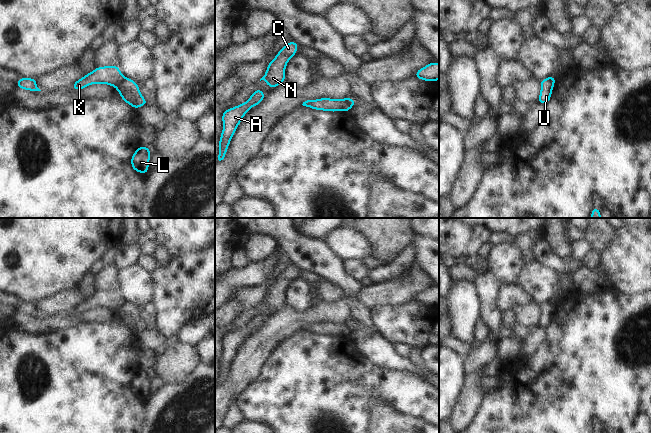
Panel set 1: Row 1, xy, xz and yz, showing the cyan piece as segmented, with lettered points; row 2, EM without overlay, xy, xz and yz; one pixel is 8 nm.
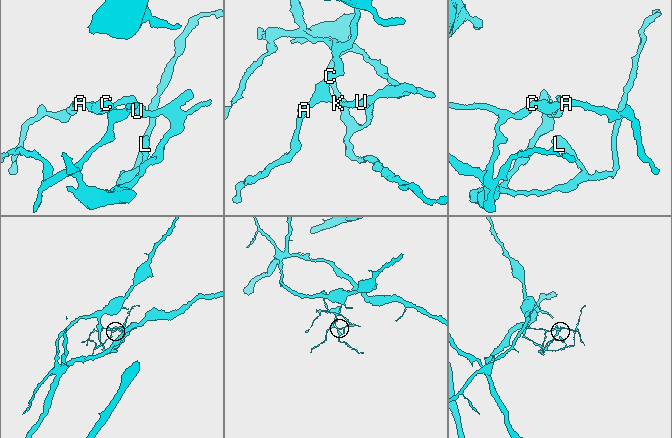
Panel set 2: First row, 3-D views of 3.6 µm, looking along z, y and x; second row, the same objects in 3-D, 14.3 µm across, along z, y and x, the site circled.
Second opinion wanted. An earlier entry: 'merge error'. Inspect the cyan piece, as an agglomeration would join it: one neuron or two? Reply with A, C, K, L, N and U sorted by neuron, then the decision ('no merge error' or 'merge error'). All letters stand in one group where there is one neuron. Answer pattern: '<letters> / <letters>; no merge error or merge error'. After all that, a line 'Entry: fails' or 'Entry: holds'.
A C K N / L U; merge error
Entry: holds

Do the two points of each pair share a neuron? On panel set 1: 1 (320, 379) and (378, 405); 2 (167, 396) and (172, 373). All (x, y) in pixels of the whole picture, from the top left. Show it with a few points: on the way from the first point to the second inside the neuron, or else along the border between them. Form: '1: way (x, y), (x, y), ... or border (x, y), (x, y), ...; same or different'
1: border (392, 406), (371, 397), (367, 422); different
2: border (191, 372), (178, 382), (163, 384); different

